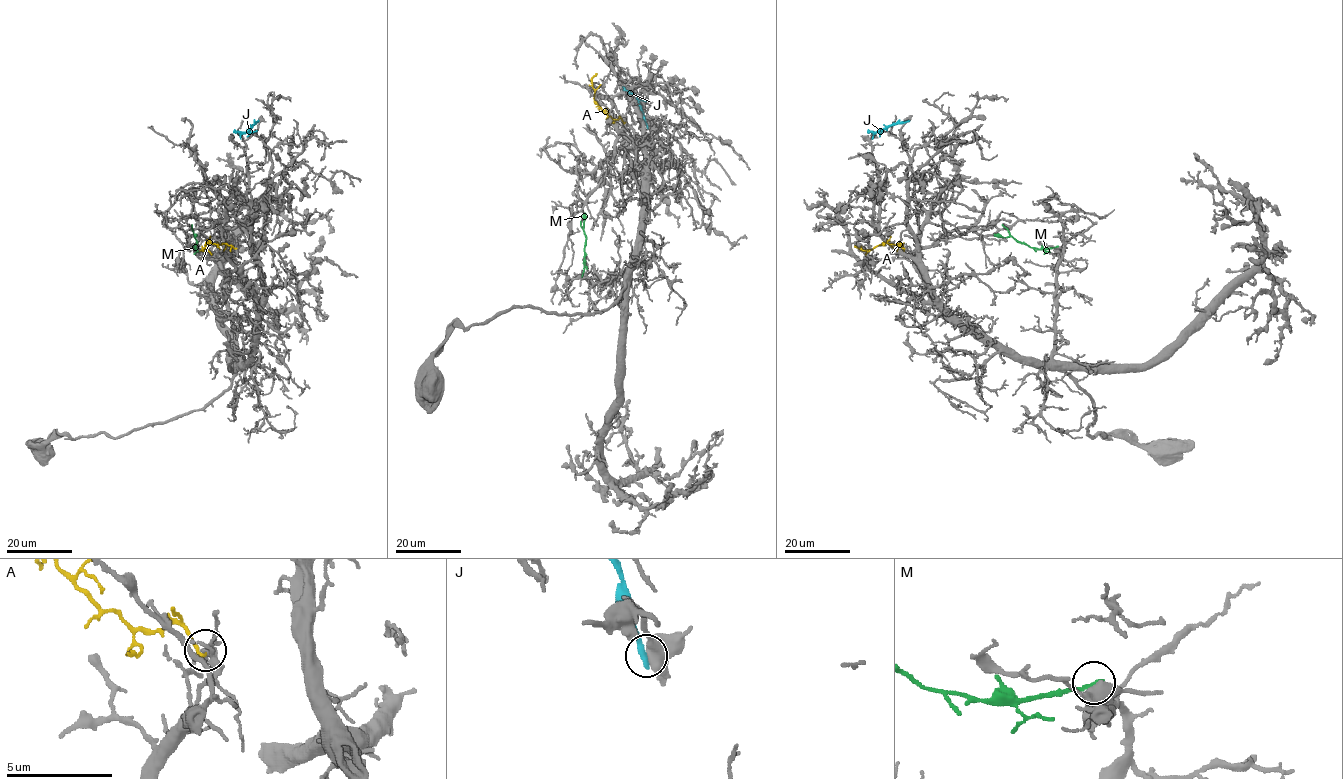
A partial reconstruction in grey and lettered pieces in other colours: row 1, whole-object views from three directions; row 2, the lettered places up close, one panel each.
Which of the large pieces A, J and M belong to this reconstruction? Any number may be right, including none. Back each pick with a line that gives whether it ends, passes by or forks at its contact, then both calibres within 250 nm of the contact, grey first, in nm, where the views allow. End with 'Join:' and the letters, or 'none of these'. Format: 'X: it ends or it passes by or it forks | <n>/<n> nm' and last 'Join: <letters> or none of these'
Join: none of these

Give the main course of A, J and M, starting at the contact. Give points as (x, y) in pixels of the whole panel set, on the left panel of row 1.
A: (235, 248), (231, 245), (207, 243), (203, 250), (208, 246)
J: (258, 120), (246, 132), (233, 130)
M: (193, 246), (195, 249), (196, 234)

